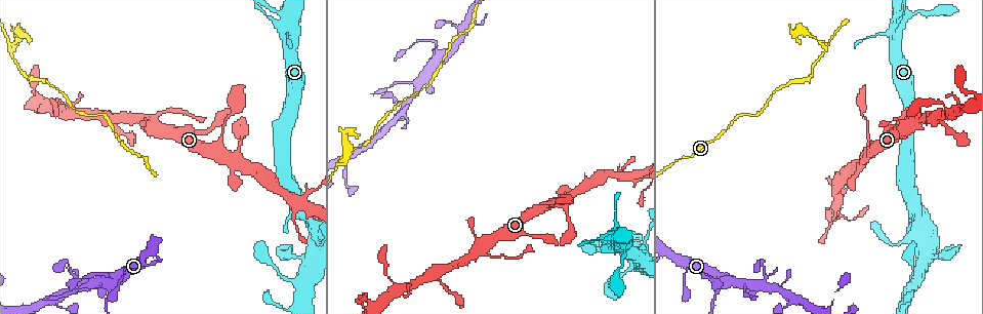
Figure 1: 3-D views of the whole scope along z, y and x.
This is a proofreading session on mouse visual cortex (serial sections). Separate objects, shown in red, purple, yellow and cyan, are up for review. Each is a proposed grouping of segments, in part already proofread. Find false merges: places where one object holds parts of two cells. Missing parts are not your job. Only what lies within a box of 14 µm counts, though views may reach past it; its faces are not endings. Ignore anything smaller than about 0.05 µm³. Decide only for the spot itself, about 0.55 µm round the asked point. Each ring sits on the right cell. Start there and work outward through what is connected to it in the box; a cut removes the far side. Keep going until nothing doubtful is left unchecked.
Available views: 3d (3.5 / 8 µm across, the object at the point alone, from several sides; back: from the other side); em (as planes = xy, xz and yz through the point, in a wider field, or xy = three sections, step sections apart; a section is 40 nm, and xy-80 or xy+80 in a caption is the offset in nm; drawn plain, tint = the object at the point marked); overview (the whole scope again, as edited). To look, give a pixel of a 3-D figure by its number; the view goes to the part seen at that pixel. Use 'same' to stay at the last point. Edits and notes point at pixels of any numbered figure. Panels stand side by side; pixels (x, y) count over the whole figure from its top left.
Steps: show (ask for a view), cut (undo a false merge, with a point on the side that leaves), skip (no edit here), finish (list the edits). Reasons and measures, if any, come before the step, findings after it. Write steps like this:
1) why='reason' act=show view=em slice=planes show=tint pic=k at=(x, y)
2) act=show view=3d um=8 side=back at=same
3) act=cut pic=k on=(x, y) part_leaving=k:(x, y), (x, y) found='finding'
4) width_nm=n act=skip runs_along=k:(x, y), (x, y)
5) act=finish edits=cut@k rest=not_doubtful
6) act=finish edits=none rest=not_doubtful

why='narrows sharply' act=show view=3d um=3.5 side=back pic=1 at=(764, 269)

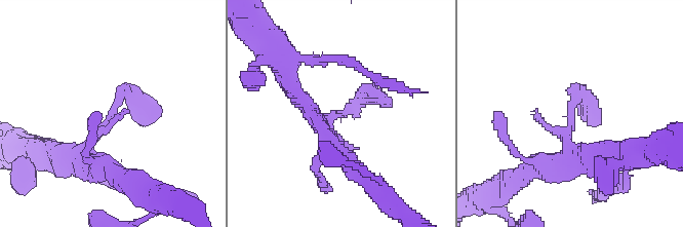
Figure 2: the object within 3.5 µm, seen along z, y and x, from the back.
why='shape alone is not enough' act=show view=em slice=xy step=2 show=tint pic=2 at=(339, 112)

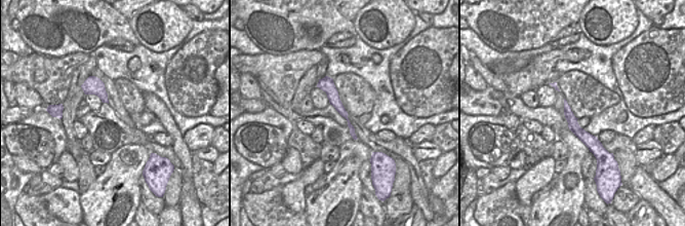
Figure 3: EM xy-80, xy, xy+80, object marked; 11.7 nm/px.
why='cut it another way' act=show view=em slice=xy step=3 show=tint at=same

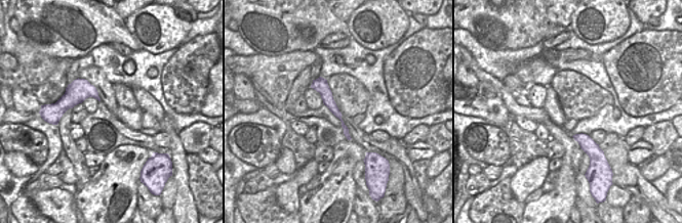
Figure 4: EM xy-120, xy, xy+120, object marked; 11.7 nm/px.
act=skip runs_along=4:(315, 82), (325, 92), (346, 131) found='one cell here'

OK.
act=show view=3d um=3.5 pic=1 at=(96, 274)

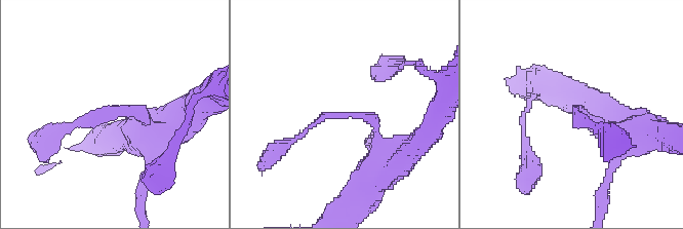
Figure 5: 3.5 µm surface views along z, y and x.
arm_widths_nm=100,150 act=show view=em slice=planes show=tint pic=5 at=(347, 114)

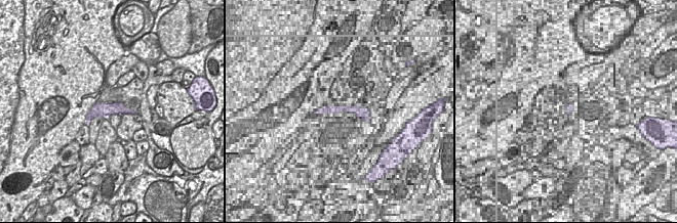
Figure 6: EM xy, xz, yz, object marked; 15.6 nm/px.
act=skip found='all the same cell'

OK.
why='three arms meet' act=show view=3d um=3.5 pic=1 at=(341, 163)

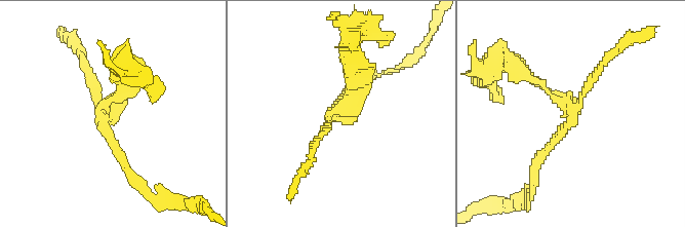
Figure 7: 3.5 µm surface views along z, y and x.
arm_widths_nm=100,100,150 act=skip runs_along=7:(535, 167), (569, 113), (524, 72) found='all the same cell'

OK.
act=finish edits=none rest=not_doubtful

